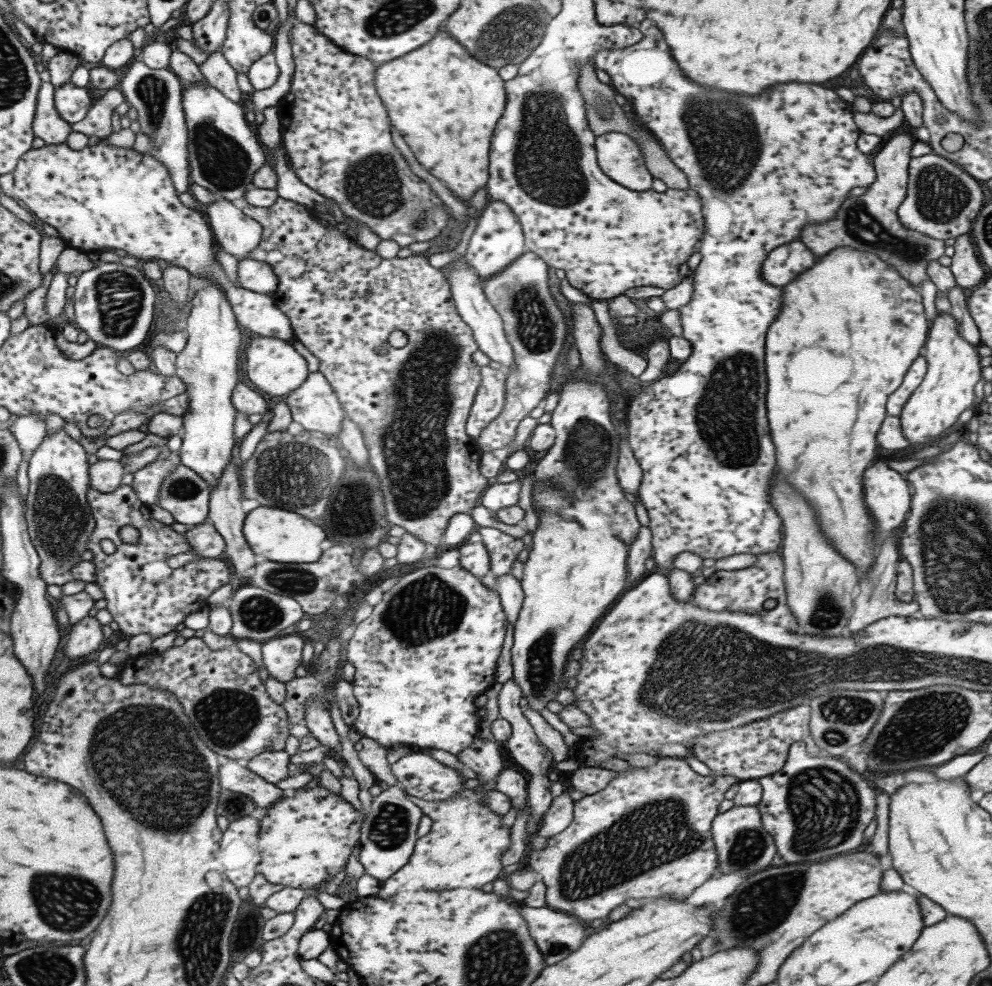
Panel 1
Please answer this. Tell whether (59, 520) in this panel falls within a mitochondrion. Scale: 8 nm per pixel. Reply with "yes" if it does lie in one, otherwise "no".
yes

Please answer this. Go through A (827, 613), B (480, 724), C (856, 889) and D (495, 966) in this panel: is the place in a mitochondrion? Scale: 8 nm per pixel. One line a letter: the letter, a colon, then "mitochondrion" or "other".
A: mitochondrion
B: other
C: other
D: mitochondrion

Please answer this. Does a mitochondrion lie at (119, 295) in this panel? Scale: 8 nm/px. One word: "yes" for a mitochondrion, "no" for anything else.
yes

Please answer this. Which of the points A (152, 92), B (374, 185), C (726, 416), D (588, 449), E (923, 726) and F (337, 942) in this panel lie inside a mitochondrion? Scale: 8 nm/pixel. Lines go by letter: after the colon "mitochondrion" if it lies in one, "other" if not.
A: mitochondrion
B: mitochondrion
C: mitochondrion
D: mitochondrion
E: mitochondrion
F: other

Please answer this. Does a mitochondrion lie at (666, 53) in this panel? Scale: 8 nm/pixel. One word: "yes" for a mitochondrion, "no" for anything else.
no

